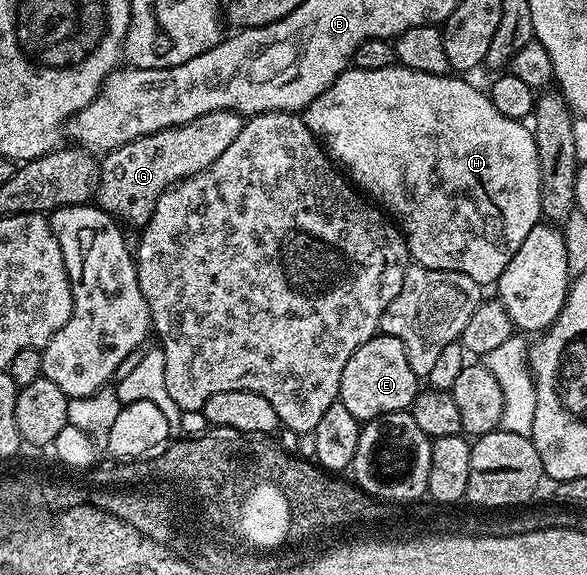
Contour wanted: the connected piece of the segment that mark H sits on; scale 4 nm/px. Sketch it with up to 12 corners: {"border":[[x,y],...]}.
{"border":[[461,76],[306,108],[411,258],[493,286],[543,220],[533,128]]}

